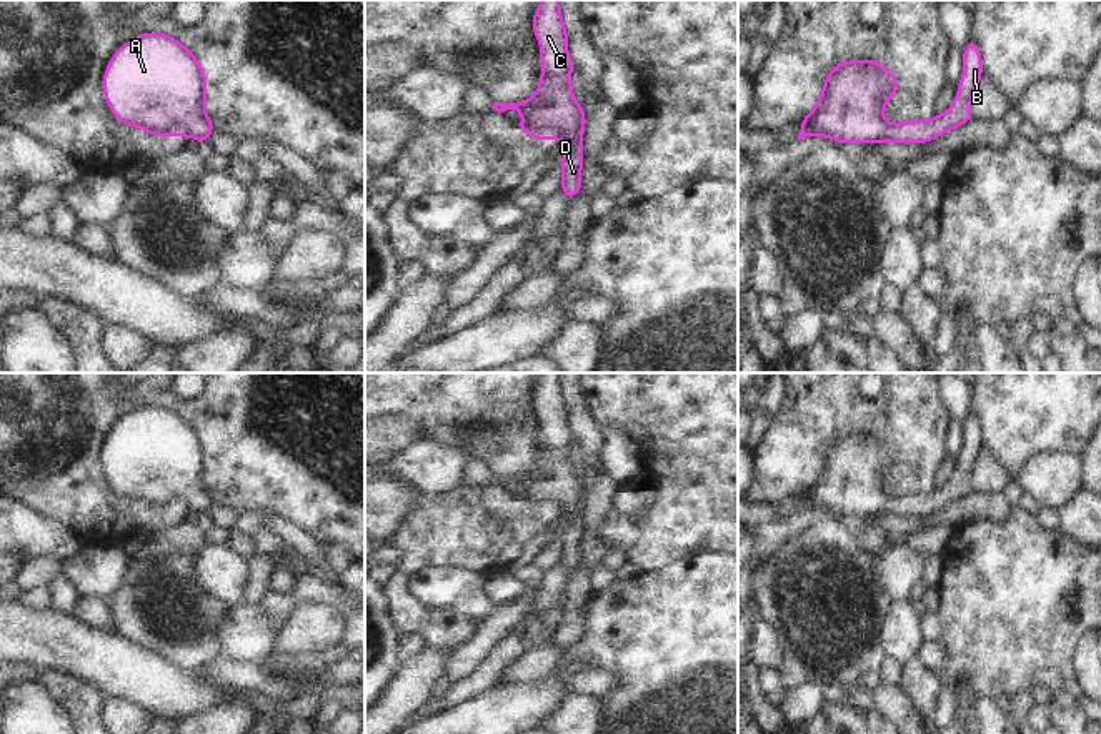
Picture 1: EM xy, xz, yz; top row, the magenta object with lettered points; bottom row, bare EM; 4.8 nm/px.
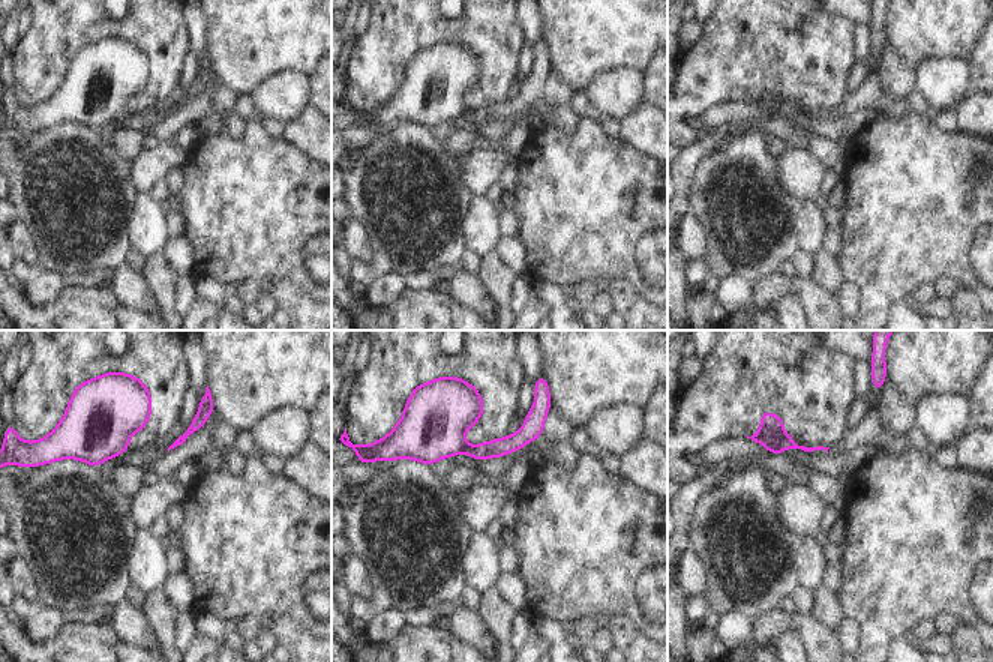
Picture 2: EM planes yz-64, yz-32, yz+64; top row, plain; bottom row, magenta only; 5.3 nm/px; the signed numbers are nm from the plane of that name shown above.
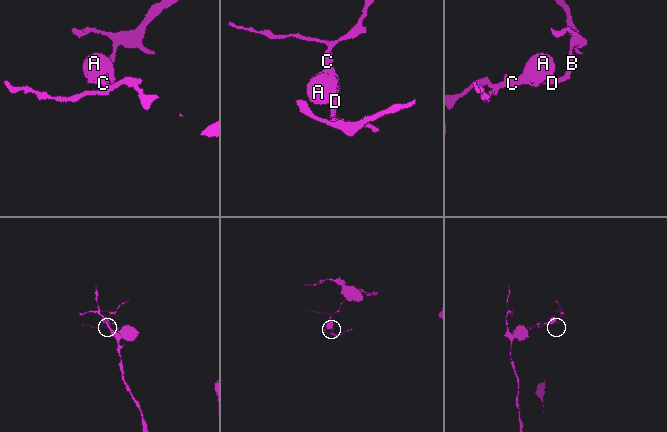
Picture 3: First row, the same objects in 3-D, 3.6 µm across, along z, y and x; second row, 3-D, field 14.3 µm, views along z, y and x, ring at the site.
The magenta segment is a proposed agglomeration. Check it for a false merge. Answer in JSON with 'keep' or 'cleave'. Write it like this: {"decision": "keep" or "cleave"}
{"decision": "keep"}

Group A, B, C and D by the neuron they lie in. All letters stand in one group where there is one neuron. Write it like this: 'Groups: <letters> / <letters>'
Groups: A B C D.

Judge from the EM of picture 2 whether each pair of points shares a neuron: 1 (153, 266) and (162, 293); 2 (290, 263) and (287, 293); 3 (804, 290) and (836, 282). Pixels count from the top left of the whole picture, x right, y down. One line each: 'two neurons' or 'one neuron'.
1: one neuron
2: two neurons
3: two neurons

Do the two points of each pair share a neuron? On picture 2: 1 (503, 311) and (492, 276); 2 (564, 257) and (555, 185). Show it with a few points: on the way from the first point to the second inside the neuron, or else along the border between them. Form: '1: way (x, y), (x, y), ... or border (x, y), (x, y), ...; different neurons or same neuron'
1: way (503, 302), (500, 285); same neuron
2: way (564, 239), (564, 203); same neuron

